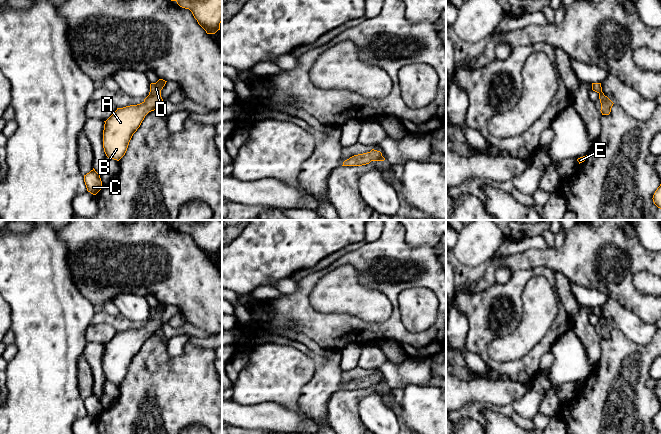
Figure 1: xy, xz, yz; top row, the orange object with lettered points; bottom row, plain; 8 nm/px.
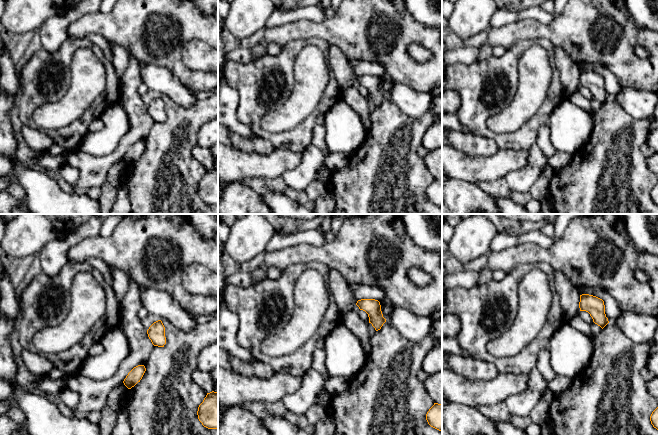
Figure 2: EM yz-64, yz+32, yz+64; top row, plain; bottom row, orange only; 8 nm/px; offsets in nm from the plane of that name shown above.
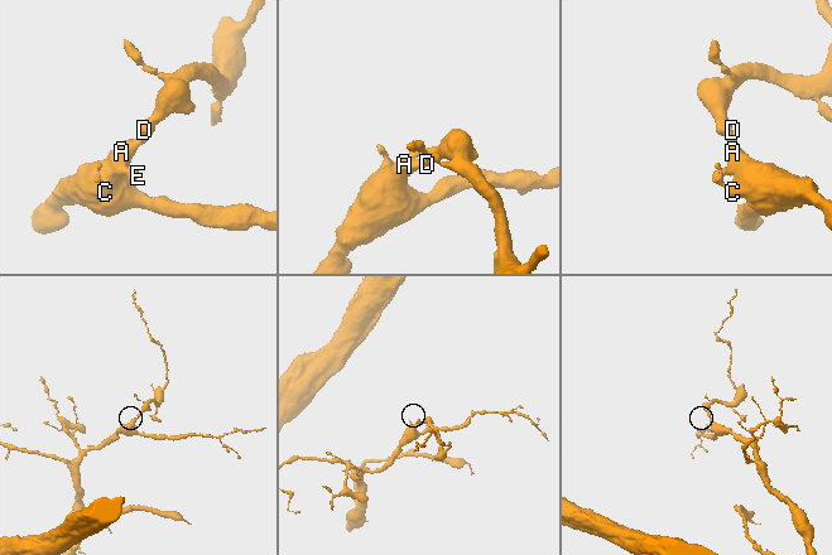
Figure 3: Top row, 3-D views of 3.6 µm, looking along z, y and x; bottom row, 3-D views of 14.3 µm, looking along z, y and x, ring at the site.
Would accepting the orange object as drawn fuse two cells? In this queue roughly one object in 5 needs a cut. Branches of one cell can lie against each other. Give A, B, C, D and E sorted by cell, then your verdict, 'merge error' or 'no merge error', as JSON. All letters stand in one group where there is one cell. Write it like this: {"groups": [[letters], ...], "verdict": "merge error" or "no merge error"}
{"groups": [["A", "B", "C", "D", "E"]], "verdict": "no merge error"}

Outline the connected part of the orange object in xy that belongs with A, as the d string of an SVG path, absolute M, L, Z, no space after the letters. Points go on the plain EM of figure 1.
M159 303L150 308L149 319L137 329L117 334L104 345L103 372L106 380L119 385L126 377L133 358L140 351L145 340L161 330L161 314L167 305Z

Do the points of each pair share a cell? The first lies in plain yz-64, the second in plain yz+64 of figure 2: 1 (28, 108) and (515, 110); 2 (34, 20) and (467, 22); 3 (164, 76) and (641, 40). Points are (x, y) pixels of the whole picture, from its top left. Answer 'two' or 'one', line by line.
1: two
2: one
3: two

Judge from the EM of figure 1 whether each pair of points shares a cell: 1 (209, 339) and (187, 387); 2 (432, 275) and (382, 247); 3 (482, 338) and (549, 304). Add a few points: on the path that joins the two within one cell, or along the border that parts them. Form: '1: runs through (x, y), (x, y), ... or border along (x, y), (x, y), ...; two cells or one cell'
1: border along (190, 340), (211, 349); two cells
2: runs through (423, 261), (410, 256), (396, 256); one cell
3: border along (521, 317), (518, 325), (504, 336); two cells

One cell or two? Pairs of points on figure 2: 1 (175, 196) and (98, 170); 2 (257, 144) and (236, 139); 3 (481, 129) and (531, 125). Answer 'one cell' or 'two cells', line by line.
1: two cells
2: one cell
3: one cell

